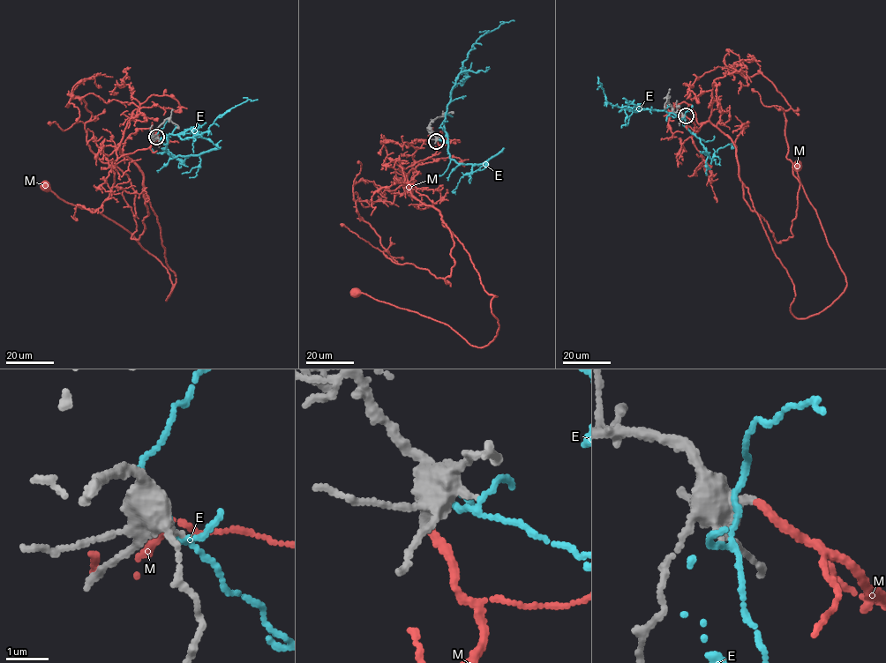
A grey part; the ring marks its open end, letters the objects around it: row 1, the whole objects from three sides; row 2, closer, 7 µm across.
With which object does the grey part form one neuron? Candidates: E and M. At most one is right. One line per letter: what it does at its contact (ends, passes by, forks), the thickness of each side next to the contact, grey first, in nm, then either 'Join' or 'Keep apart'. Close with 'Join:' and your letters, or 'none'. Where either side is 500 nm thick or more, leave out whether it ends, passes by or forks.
E: It passes by. Thickness 480 nm (grey) against 110 nm. Keep apart
M: It ends there. Thickness 280 nm (grey) against 190 nm. Join
Join: M

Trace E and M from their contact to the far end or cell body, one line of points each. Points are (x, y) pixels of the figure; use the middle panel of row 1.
E: (438, 139), (446, 143), (444, 120), (451, 91), (472, 45), (500, 24), (514, 20)
M: (436, 141), (436, 152), (402, 171), (497, 297), (496, 336), (471, 346), (447, 325), (354, 292)

